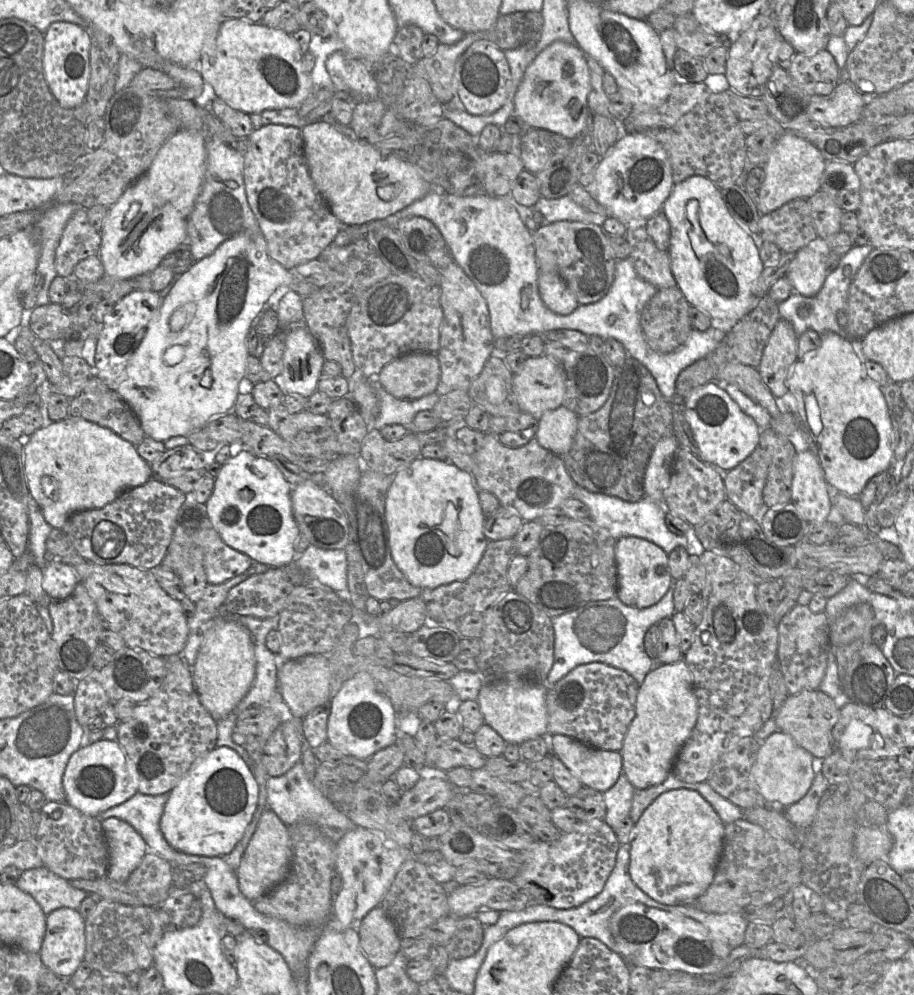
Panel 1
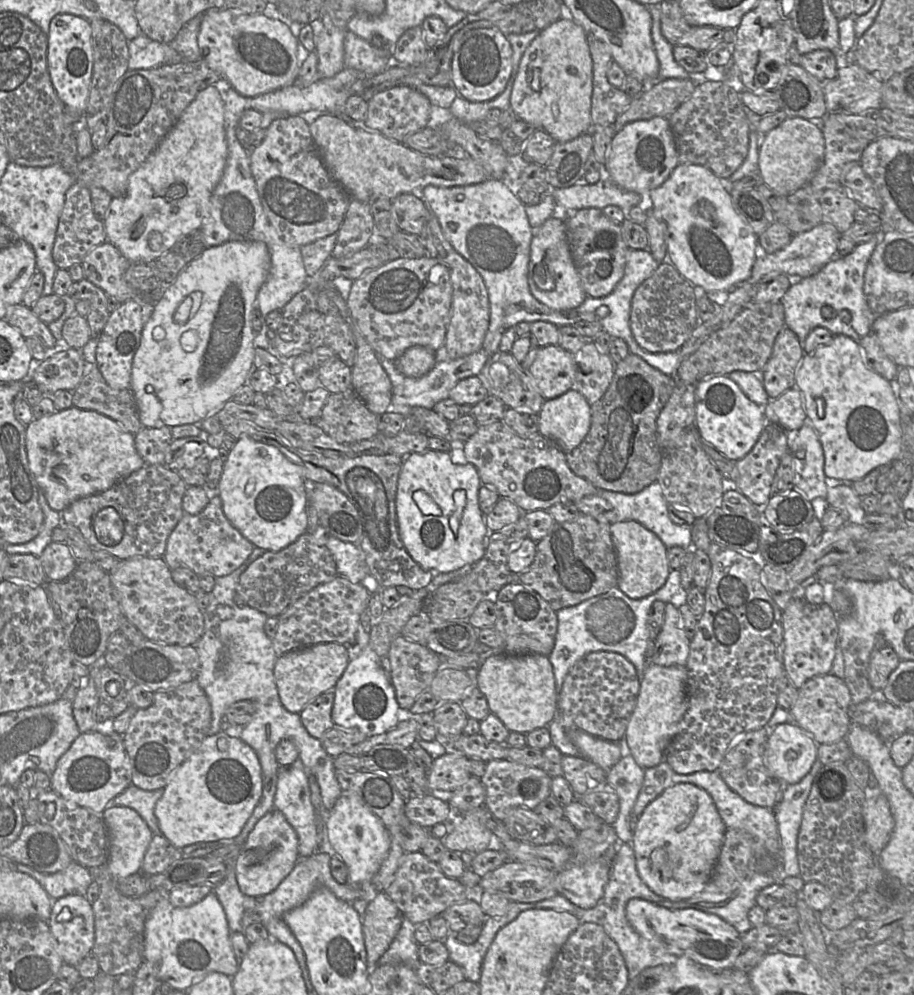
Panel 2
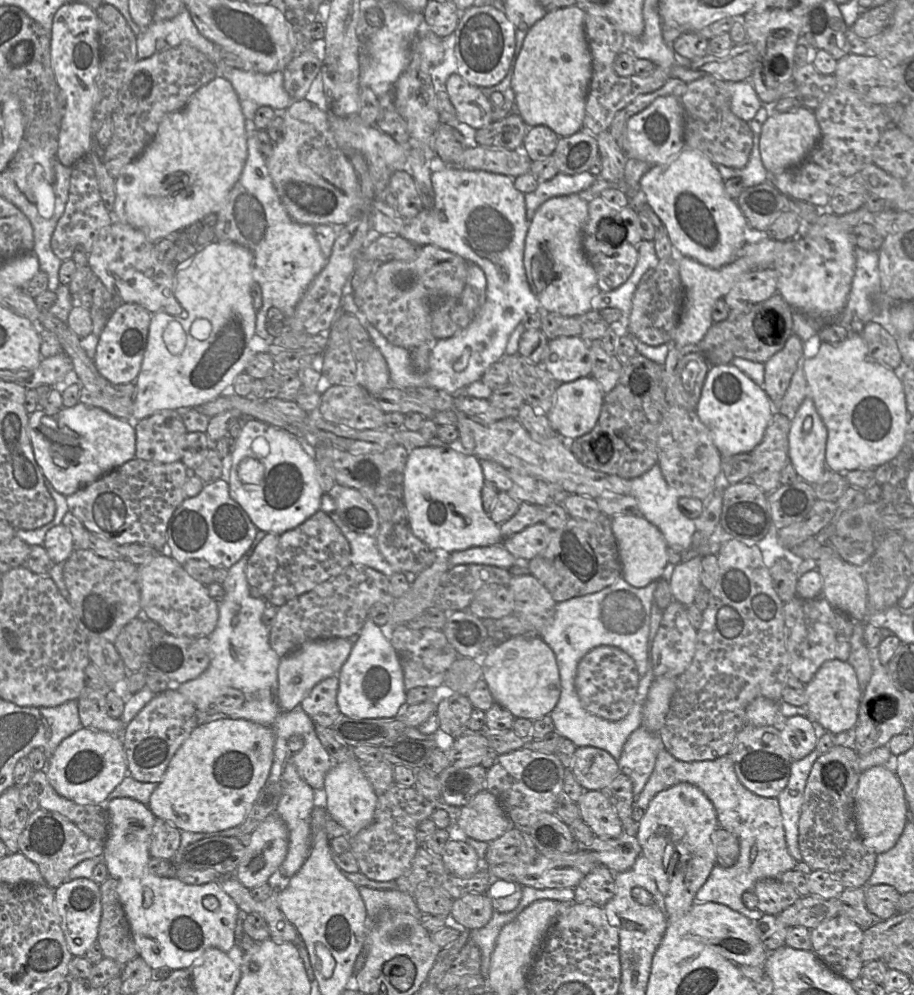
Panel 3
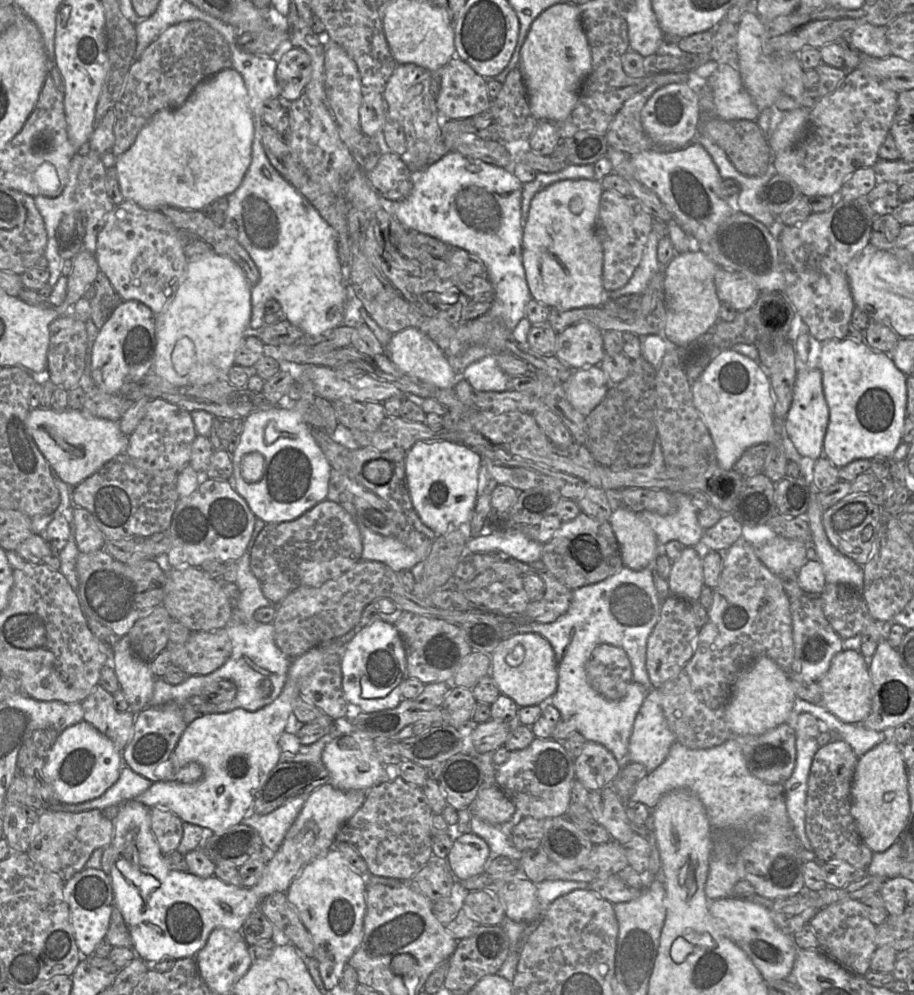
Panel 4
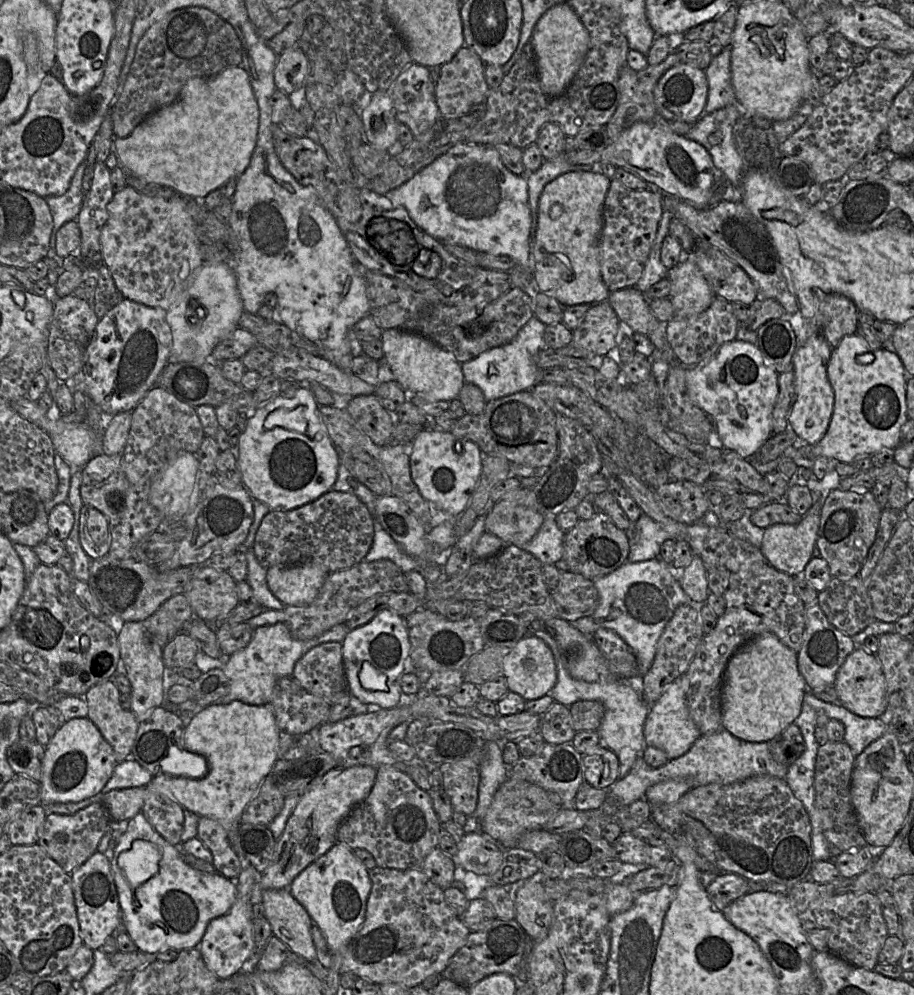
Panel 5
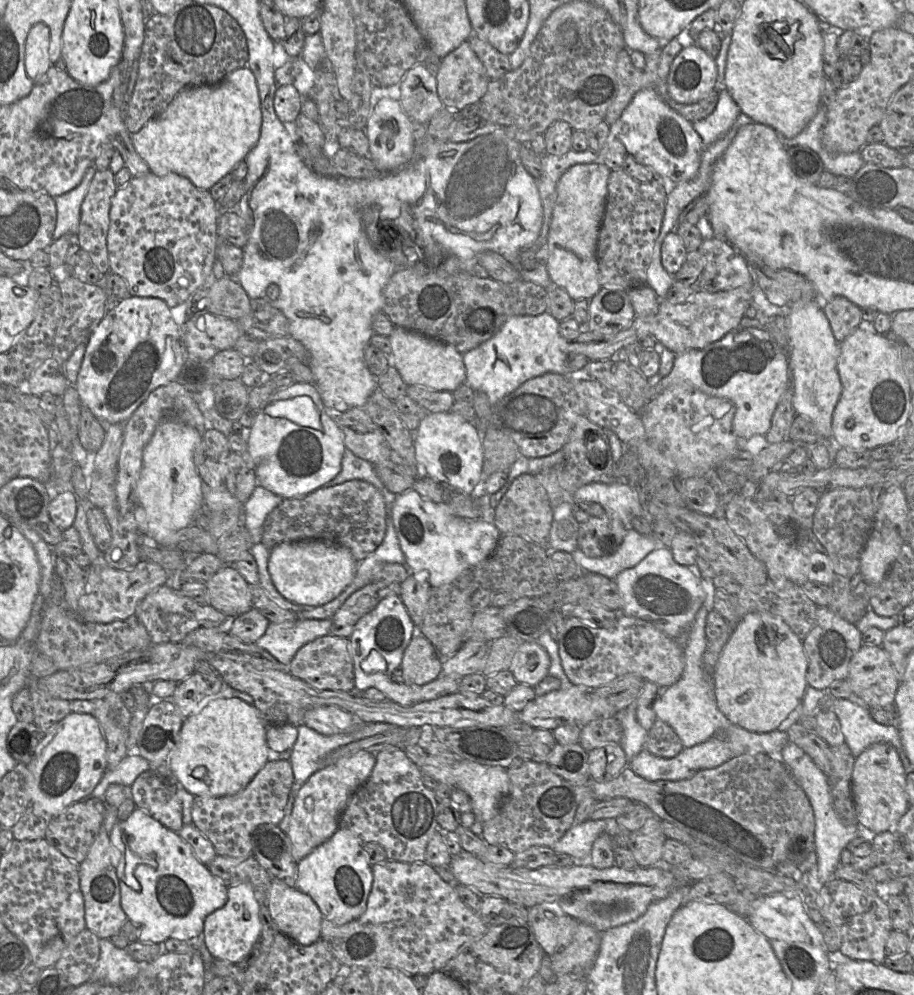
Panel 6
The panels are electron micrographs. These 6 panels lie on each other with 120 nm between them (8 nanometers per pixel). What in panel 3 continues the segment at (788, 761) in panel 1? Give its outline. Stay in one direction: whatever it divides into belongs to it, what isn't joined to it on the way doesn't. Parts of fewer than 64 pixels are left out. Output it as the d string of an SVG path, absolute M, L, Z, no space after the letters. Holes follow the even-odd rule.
M796 715L781 723L780 738L793 761L800 760L816 749L817 740L824 730L806 716Z

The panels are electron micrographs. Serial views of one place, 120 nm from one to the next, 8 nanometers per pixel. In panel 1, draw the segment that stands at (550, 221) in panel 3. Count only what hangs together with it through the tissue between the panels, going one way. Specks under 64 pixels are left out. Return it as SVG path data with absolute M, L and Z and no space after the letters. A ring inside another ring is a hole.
M539 271L538 290L545 306L559 315L568 315L578 306L574 294L555 272Z

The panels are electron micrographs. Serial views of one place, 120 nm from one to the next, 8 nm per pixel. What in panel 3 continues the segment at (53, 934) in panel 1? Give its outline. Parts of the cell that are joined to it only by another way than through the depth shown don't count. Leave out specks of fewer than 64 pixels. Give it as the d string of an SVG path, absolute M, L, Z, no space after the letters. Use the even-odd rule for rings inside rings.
M91 878L67 880L55 890L55 900L68 949L74 957L82 957L98 939L102 914L100 885Z

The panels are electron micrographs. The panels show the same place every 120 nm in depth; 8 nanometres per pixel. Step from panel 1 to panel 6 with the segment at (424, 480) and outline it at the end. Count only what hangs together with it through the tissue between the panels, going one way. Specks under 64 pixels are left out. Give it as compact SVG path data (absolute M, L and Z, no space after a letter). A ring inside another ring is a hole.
M451 412L428 413L421 421L414 434L415 459L426 476L452 487L470 496L479 496L480 480L483 467L483 446L480 429L474 421L467 421Z

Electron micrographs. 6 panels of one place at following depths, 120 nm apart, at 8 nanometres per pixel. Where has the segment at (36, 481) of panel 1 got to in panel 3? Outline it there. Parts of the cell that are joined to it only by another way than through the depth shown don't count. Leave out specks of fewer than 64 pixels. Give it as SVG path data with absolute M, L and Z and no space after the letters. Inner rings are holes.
M82 403L55 413L38 408L29 418L29 437L44 477L66 497L136 458L133 421Z

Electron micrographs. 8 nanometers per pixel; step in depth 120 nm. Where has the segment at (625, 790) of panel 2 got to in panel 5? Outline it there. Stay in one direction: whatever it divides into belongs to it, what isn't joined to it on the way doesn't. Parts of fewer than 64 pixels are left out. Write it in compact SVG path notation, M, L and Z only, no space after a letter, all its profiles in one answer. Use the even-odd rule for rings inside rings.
M681 674L669 684L659 699L649 706L649 712L644 723L645 746L661 749L666 753L668 760L685 754L701 736L689 713L686 702L687 689L687 677L685 674Z

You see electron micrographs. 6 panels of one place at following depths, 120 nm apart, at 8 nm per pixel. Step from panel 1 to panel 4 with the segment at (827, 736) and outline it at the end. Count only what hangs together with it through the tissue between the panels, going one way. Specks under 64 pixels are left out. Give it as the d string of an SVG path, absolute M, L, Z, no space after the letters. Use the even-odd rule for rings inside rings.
M842 650L831 660L828 671L817 682L821 688L823 705L845 723L863 723L871 711L873 684L868 659L860 650Z

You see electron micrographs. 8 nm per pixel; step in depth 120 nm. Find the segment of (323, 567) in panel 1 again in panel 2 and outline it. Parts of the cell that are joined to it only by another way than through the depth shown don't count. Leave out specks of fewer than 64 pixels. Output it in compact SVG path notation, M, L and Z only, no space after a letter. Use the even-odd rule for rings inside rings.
M320 525L312 535L314 542L325 545L331 552L338 575L347 578L352 583L361 583L365 579L369 579L365 555L355 543L344 542L327 535Z

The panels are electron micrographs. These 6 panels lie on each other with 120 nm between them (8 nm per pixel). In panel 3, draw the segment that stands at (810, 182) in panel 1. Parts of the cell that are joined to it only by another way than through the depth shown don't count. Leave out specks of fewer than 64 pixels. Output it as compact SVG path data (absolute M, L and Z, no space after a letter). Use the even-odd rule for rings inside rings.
M805 107L786 113L771 112L762 126L759 150L762 163L770 174L778 174L804 161L815 149L821 137L814 111Z

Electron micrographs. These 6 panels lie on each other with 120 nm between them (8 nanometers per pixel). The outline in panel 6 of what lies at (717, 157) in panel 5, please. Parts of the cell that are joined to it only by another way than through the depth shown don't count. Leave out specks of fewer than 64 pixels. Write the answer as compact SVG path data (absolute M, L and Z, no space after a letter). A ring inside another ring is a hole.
M727 89L720 92L714 111L705 119L693 124L704 147L716 142L735 124L741 110Z

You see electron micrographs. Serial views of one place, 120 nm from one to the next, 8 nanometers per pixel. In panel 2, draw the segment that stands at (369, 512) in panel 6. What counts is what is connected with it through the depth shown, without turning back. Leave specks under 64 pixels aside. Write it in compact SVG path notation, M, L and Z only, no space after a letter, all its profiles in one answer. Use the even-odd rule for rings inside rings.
M306 532L286 548L277 552L265 551L254 560L239 578L235 602L267 616L279 617L308 591L333 580L337 575L336 563L329 549L314 542L313 535Z

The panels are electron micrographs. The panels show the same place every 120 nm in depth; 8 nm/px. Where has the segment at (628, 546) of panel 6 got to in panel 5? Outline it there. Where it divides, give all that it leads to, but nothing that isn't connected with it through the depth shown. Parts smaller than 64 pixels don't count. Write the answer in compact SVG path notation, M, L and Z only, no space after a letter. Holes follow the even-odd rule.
M644 513L632 527L625 531L629 536L629 554L627 562L643 562L659 557L660 545L657 545L657 527L651 524Z

